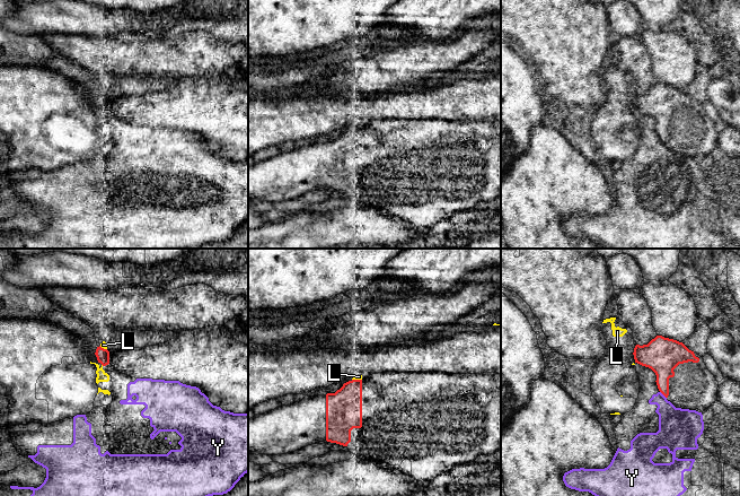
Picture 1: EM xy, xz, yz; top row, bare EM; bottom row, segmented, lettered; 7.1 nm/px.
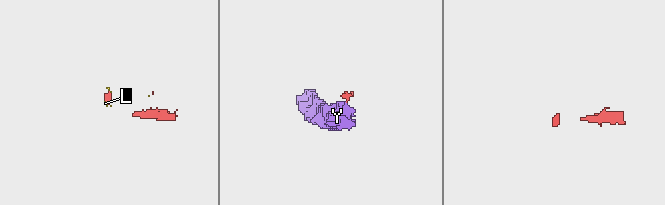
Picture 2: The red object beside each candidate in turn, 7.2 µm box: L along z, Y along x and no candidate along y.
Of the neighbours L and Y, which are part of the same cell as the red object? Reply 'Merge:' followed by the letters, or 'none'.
Merge: none

